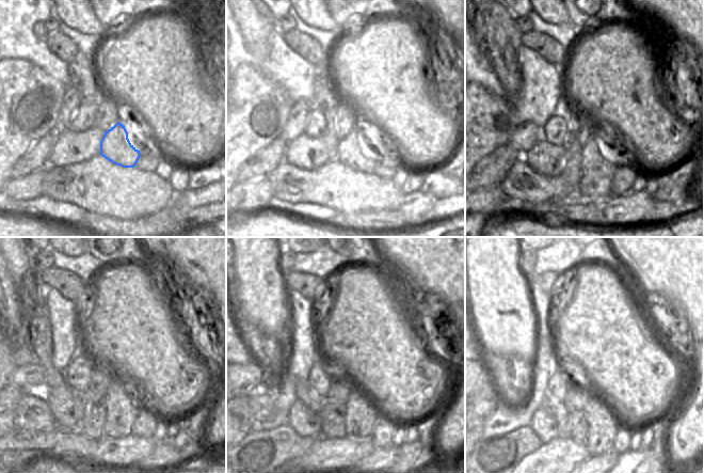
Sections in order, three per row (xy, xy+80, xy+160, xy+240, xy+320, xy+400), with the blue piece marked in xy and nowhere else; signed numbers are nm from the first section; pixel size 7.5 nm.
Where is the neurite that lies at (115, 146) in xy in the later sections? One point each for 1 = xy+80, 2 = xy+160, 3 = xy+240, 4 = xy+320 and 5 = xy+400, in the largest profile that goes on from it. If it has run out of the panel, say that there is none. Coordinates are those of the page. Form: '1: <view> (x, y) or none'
1: xy+80 (350, 152)
2: xy+160 (596, 169)
3: xy+240 (122, 410)
4: xy+320 (361, 416)
5: xy+400 (602, 425)

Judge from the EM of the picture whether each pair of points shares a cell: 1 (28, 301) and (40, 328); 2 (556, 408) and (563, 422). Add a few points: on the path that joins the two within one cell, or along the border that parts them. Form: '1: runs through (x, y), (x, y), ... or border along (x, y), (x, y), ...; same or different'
1: border along (43, 313), (31, 321); different
2: runs through (559, 411), (561, 419); same

